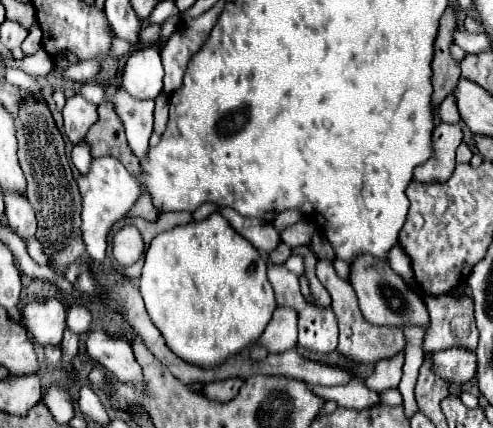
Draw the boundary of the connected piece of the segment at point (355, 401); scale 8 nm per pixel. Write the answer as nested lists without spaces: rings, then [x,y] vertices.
[[[353,379],[347,385],[337,387],[311,387],[311,393],[323,401],[335,401],[345,409],[365,409],[379,403],[379,395],[367,389],[361,379]]]

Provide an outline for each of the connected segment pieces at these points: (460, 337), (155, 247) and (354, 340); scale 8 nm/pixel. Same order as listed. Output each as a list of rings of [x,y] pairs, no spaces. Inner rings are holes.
[[[439,295],[439,297],[425,297],[425,307],[429,311],[429,327],[423,337],[423,351],[433,353],[447,347],[465,347],[475,351],[477,349],[477,327],[473,319],[473,301],[471,297],[453,297],[453,295]],[[457,319],[463,321],[463,329],[455,331],[453,325]]]
[[[213,213],[203,221],[189,221],[187,225],[177,225],[159,233],[145,251],[139,293],[167,347],[183,361],[205,369],[211,369],[213,365],[225,361],[225,357],[237,355],[249,347],[263,333],[277,307],[273,287],[267,279],[265,259],[257,253],[257,249],[253,249],[253,245],[249,245],[249,241],[231,229],[221,213]]]
[[[321,259],[317,263],[317,277],[319,281],[323,283],[323,287],[331,293],[331,309],[335,313],[335,317],[339,319],[339,355],[355,361],[355,363],[363,363],[363,365],[373,365],[377,361],[383,361],[383,359],[389,359],[389,357],[395,357],[397,353],[401,353],[407,345],[405,341],[405,335],[403,331],[398,327],[375,327],[375,325],[369,325],[369,321],[365,321],[361,317],[361,311],[359,311],[359,305],[357,305],[357,297],[353,293],[353,287],[349,285],[349,281],[341,279],[331,261],[325,261]]]

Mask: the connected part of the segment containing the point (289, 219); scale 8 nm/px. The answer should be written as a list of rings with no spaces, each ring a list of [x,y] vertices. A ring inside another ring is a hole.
[[[285,211],[285,213],[279,213],[277,217],[275,217],[275,221],[273,221],[273,225],[281,231],[283,227],[287,227],[287,225],[293,225],[293,223],[297,223],[301,219],[301,213],[299,211]]]

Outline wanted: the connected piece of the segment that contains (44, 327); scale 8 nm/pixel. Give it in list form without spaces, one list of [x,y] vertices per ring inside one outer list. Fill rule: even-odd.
[[[57,299],[31,301],[23,309],[21,325],[31,333],[31,337],[41,345],[59,345],[63,339],[65,307]]]

